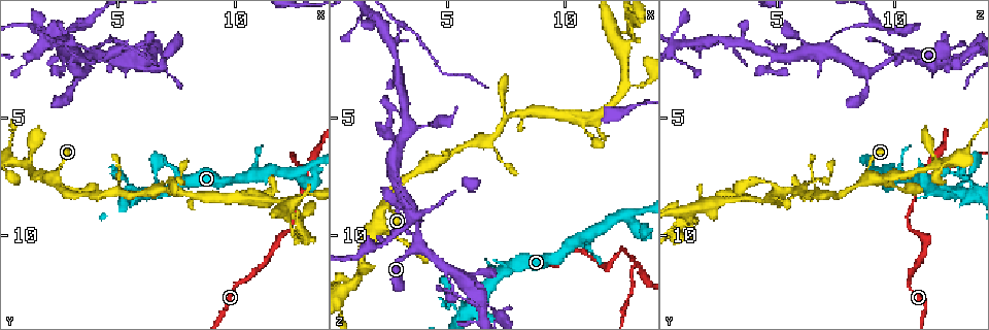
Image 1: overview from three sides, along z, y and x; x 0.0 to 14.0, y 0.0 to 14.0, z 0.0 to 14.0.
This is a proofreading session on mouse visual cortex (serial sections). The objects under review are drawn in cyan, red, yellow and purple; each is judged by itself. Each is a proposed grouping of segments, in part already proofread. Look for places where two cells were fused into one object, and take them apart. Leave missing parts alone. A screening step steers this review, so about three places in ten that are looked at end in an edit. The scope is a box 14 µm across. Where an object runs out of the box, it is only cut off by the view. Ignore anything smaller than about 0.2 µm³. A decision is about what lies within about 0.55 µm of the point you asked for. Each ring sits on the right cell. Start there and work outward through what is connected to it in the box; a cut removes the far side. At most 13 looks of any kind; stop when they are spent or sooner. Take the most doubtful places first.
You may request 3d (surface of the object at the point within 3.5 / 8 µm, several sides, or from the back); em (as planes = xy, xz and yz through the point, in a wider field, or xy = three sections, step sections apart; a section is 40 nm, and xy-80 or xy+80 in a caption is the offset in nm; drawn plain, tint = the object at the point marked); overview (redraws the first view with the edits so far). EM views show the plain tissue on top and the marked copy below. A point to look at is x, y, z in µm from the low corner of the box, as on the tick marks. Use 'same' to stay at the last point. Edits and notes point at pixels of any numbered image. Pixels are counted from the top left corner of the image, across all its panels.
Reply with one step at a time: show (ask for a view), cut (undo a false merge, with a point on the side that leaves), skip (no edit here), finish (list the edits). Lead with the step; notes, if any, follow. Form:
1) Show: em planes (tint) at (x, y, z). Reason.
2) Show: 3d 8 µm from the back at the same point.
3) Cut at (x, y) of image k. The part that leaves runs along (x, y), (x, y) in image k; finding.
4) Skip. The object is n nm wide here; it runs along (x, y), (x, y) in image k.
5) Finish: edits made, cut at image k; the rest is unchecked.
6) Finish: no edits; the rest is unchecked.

Show: 3d 3.5 µm at (13.0, 7.6, 11.3). Three-way junction.

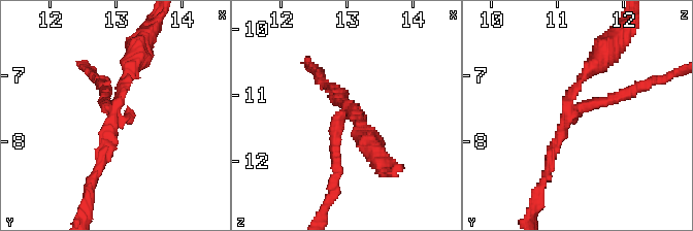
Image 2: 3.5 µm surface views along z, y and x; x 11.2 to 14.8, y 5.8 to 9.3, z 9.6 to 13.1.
Skip. The arms are 150, 150, 150 nm wide; it runs along (546, 172), (569, 97), (601, 59) in image 2; one cell here.

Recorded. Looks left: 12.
Show: 3d 8 µm at (3.6, 2.3, 10.6). Three-way junction.

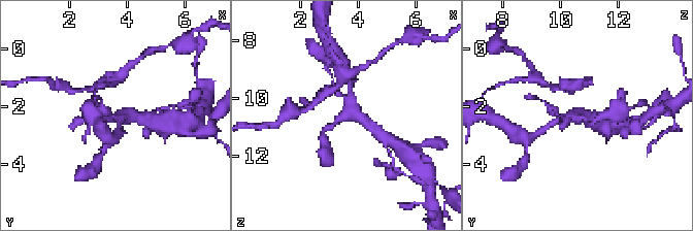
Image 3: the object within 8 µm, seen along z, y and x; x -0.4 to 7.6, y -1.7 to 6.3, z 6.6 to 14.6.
Show: em xy step 5 (tint) at (3.6, 2.3, 10.5).

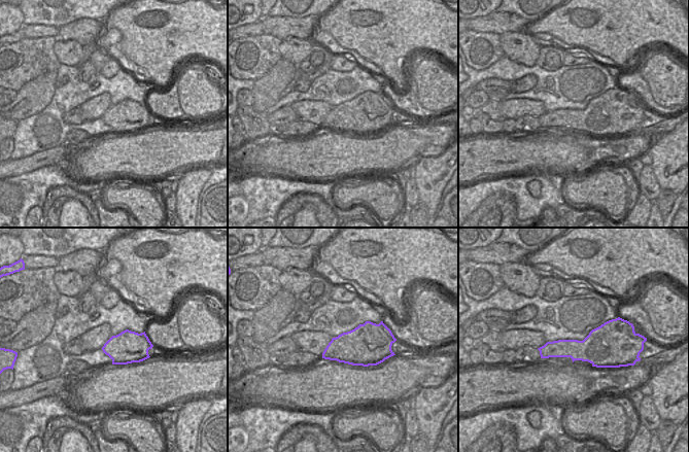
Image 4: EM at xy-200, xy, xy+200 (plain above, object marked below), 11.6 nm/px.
Skip. It runs along (323, 131), (351, 108), (350, 88) in image 3; continuous, no second cell.

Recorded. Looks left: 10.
Show: 3d 3.5 µm at (2.7, 1.9, 7.2). Narrows sharply.

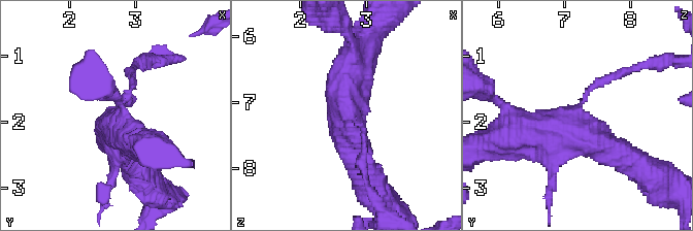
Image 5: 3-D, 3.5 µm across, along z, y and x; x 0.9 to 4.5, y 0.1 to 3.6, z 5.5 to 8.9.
Show: em xy step 5 (tint) at (2.80, 1.95, 7.25).

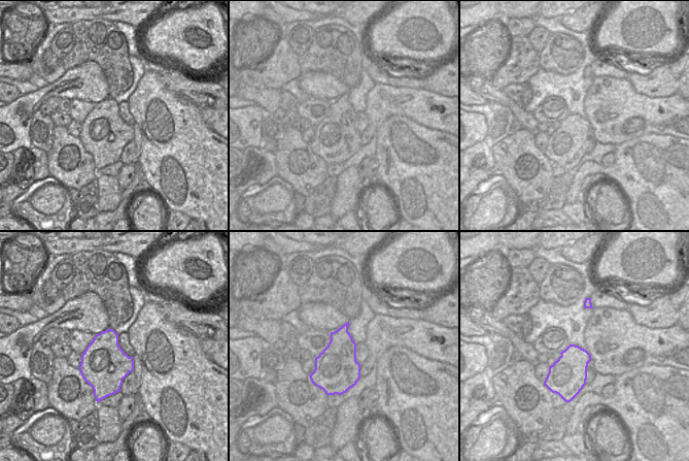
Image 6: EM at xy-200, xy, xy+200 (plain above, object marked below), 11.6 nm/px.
Show: em xy step 3 (tint) at the same point.

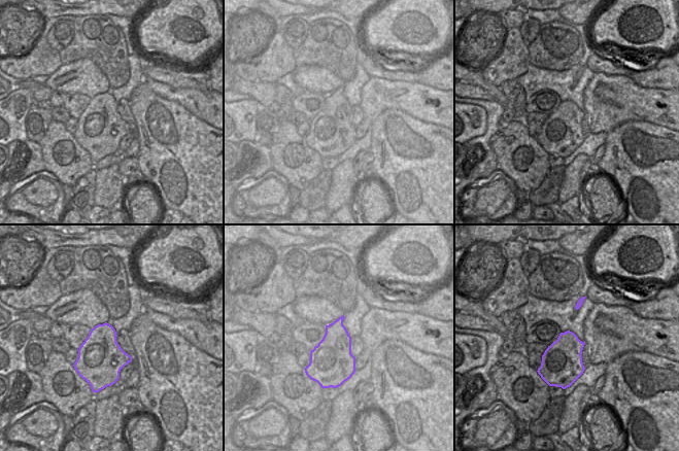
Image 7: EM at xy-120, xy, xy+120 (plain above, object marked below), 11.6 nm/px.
Skip. The object is 500 nm wide here; it runs along (631, 159), (573, 134), (507, 137) in image 5; continuous, no second cell.

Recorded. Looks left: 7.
Show: 3d 3.5 µm at (2.7, 1.7, 1.9). Three arms meet.

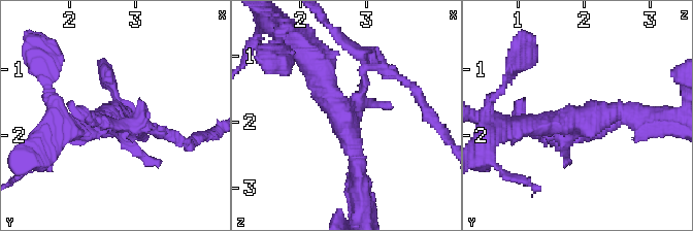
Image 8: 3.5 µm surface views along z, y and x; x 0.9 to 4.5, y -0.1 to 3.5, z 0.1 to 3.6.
Show: em xy step 3 (tint) at (2.70, 1.80, 1.90).

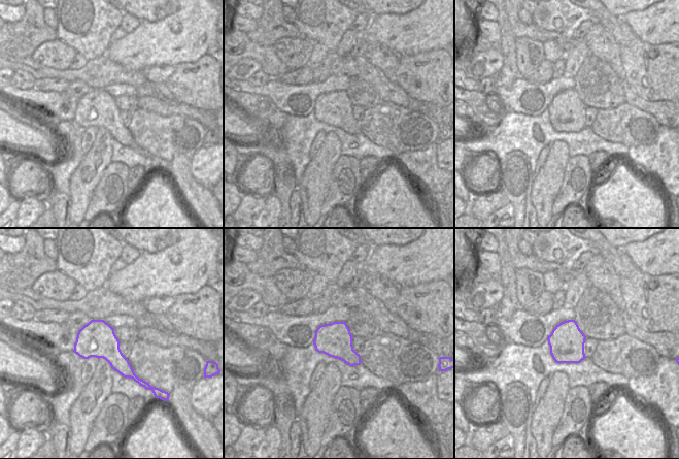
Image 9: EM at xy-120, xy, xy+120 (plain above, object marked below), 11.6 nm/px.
Cut at (158, 130) of image 8. The part that leaves runs along (132, 134), (132, 125), (151, 125), (189, 143) in image 8; a second cell is stuck on.

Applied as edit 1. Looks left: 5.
Show: overview. See it whole again.

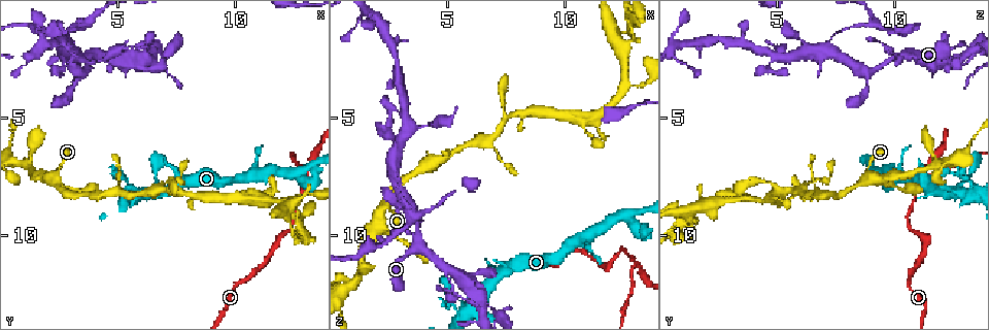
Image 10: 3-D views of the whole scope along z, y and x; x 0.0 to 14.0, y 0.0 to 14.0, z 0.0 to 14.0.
Show: 3d 3.5 µm at (3.4, 1.1, 9.2). Abrupt turn.

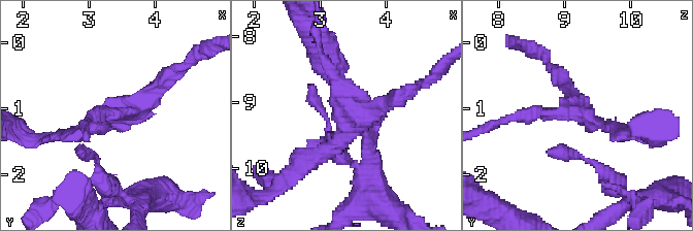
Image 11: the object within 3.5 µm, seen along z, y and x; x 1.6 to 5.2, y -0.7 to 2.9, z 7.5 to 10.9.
Show: em xy step 3 (tint) at (3.45, 1.00, 9.20). Now the EM.

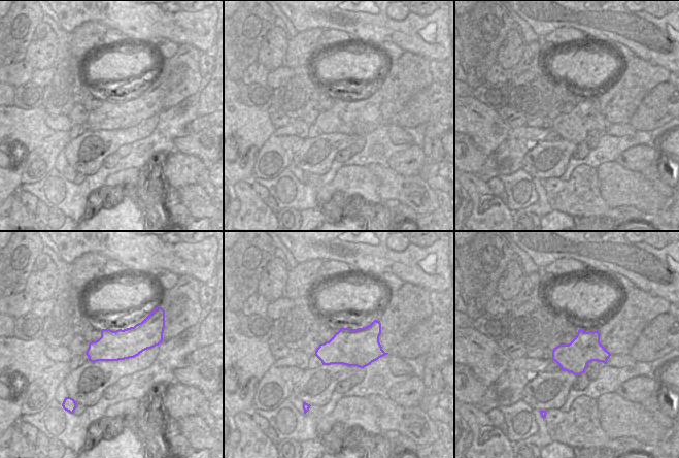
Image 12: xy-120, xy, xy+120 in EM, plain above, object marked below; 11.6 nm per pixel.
Cut at (77, 136) of image 11. The object is 440 nm wide here; the part that leaves runs along (594, 123), (658, 136) in image 11; a second cell is stuck on.

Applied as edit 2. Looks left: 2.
Finish: edits made, cut at image 8, cut at image 11; the rest is unchecked.

